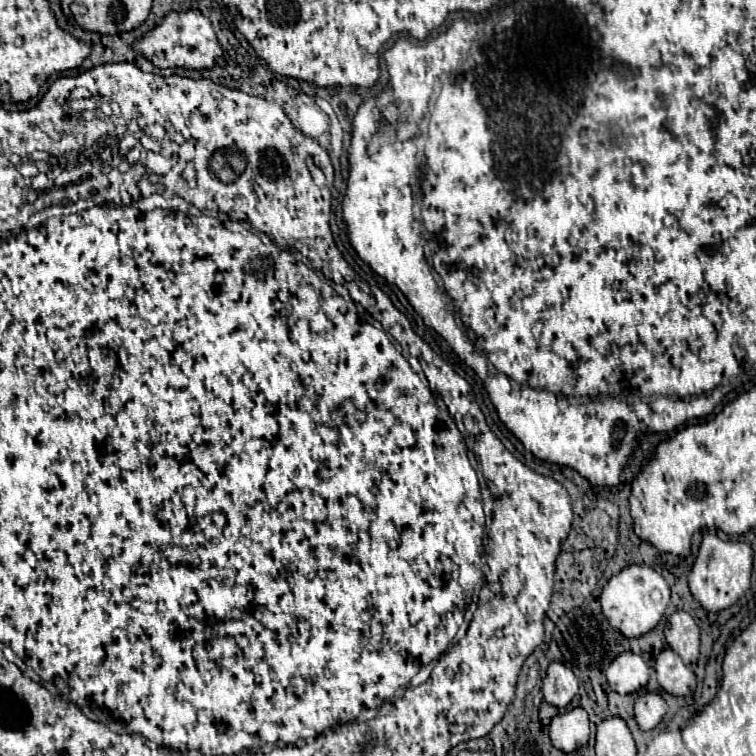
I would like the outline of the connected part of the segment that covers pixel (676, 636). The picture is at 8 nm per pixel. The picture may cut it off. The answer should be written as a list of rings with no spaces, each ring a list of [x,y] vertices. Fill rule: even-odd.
[[[684,610],[674,612],[668,618],[664,636],[668,646],[682,658],[686,666],[696,662],[698,648],[700,648],[700,628],[688,612]]]

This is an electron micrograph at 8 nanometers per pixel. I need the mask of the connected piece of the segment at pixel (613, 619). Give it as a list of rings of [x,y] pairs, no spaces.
[[[634,564],[608,580],[608,584],[600,594],[600,604],[604,616],[608,618],[614,630],[622,632],[626,638],[638,638],[650,632],[664,616],[664,610],[670,604],[670,586],[650,566]]]

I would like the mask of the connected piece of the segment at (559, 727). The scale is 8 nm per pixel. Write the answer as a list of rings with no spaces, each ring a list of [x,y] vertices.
[[[570,708],[552,718],[550,740],[562,752],[576,752],[590,740],[590,720],[584,708]]]

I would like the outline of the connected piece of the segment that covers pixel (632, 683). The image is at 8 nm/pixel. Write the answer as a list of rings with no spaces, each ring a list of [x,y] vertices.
[[[622,652],[606,672],[608,684],[618,694],[632,694],[646,688],[650,678],[648,664],[634,652]]]

